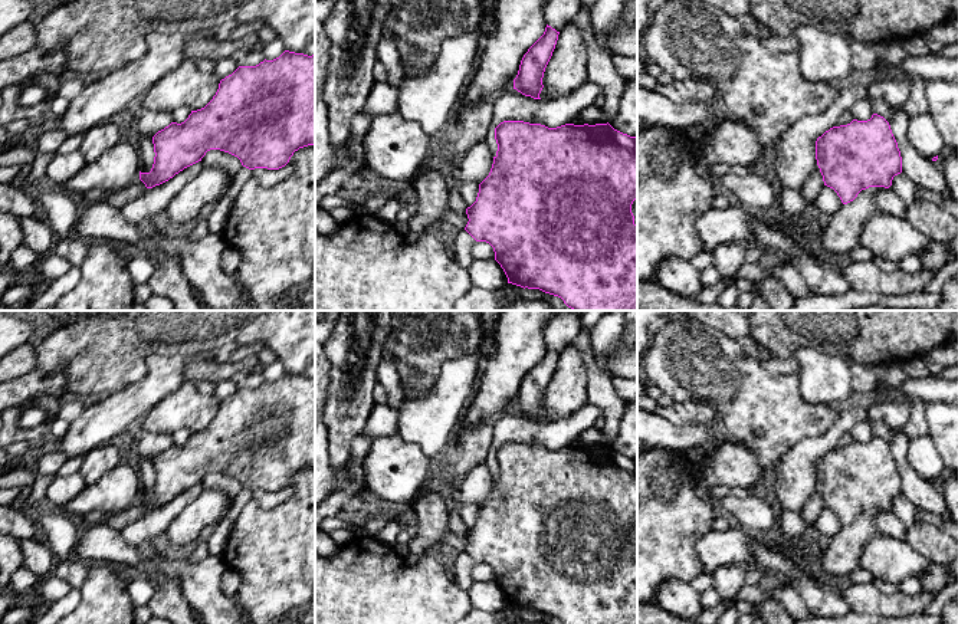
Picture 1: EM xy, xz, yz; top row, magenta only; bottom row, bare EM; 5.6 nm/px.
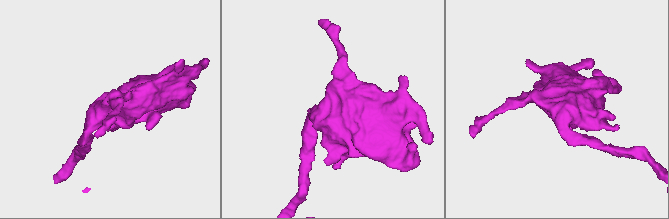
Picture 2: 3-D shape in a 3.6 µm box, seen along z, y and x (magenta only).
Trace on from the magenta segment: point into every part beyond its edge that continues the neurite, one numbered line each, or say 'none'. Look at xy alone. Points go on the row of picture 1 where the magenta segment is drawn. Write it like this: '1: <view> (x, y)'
none

